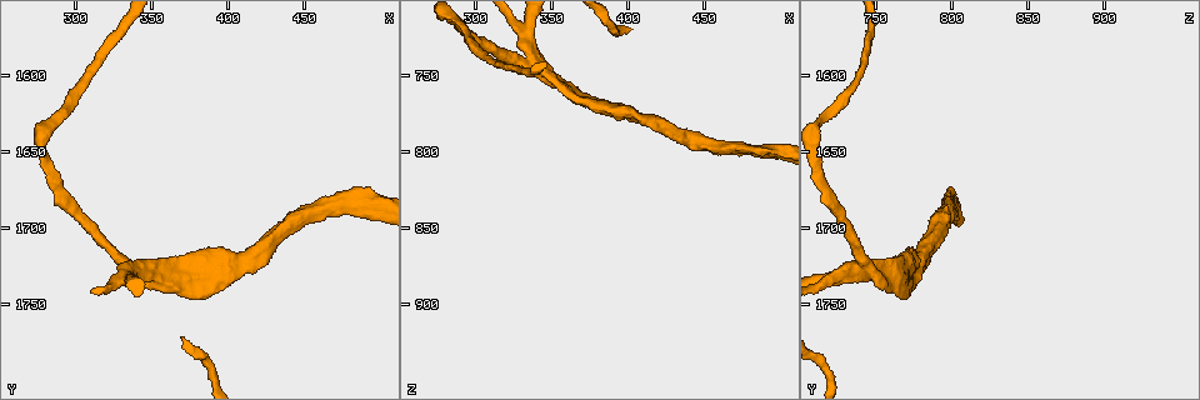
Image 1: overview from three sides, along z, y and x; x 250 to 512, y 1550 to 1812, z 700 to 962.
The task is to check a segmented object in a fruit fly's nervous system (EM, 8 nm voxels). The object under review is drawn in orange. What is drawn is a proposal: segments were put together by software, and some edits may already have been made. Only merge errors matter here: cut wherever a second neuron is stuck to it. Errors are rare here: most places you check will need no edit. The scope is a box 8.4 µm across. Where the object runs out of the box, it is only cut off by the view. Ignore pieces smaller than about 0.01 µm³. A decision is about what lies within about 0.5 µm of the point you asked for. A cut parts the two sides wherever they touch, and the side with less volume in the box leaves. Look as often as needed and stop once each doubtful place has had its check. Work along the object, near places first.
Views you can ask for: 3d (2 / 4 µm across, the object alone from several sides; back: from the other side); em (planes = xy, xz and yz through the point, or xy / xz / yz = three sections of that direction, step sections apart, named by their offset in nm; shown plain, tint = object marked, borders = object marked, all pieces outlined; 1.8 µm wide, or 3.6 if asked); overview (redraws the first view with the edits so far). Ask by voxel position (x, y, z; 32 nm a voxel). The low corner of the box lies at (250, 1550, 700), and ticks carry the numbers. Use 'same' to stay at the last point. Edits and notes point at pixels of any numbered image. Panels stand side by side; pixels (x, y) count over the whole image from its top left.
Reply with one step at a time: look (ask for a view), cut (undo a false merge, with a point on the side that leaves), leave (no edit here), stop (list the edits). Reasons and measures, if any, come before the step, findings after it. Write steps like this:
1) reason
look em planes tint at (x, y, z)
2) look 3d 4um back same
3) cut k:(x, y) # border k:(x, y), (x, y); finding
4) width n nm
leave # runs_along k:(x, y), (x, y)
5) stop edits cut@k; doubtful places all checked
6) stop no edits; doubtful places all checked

side arm on a straight run
look em planes tint at (336, 1724, 742)

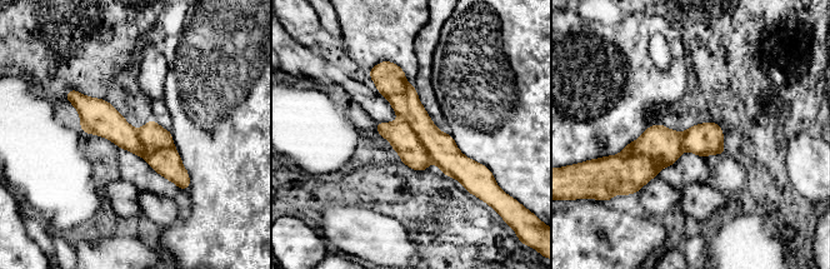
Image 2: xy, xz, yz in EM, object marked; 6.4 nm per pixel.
width 200 nm
leave # runs_along 2:(70, 94), (185, 185); continuous, no second neuron

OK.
closes a loop
look 3d 2um at (362, 1730, 762)

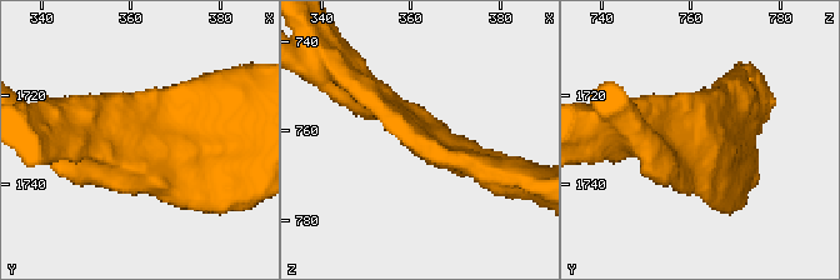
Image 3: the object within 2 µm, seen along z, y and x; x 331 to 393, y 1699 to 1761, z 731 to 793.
shape alone is not enough
look em planes borders at (364, 1733, 763)

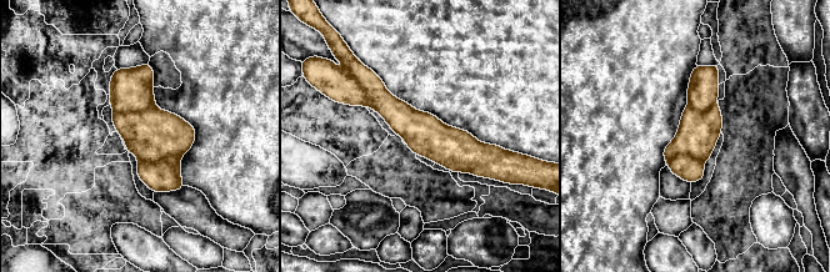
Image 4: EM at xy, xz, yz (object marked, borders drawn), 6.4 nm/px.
width 260 nm
leave # one neuron here

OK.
abrupt turn
look 3d 4um back at (392, 1726, 772)

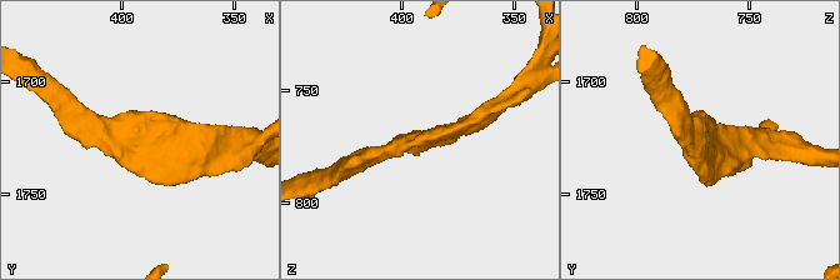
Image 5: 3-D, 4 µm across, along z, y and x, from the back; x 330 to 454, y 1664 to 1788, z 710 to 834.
look em xz step 16 tint at (391, 1727, 771)

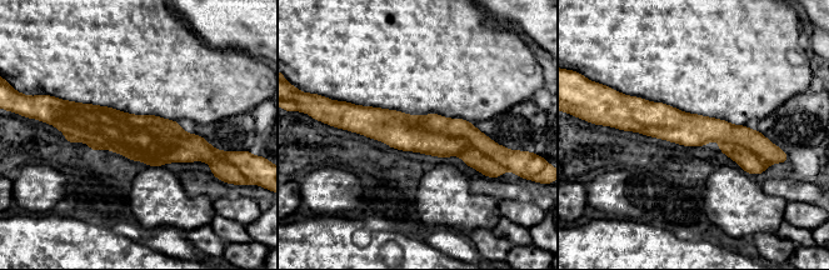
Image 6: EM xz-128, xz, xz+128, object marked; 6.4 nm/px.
leave # runs_along 6:(343, 124), (459, 136), (490, 149); all the same neuron

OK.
stop no edits; doubtful places all checked

